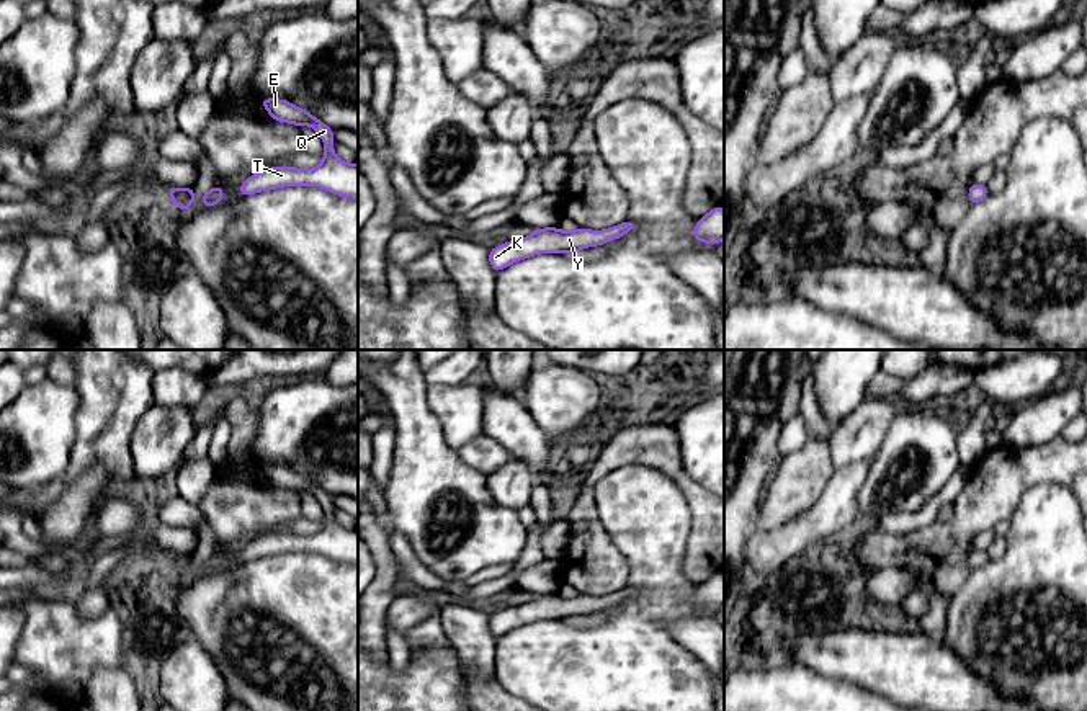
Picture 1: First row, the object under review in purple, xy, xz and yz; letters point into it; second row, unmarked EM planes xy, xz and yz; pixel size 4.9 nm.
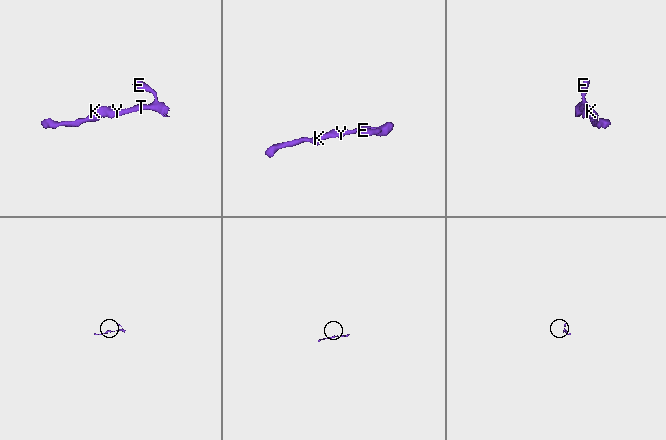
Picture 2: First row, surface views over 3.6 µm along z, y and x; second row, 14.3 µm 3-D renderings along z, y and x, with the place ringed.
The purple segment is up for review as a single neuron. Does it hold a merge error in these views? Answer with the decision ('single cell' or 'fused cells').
single cell

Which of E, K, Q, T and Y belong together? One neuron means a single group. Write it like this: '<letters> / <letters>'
E K Q T Y

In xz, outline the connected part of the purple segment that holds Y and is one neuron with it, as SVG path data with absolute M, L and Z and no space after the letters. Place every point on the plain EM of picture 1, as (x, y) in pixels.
M624 587L605 597L590 597L577 593L570 598L557 593L535 595L530 603L520 606L508 606L489 616L489 629L495 639L502 637L512 629L539 619L579 619L582 615L605 611L624 600L634 597L637 592L633 587Z

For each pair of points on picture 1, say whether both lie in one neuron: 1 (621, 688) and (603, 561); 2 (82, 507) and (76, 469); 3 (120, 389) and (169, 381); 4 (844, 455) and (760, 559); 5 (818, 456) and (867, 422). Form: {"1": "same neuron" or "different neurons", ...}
{"1": "different neurons", "2": "different neurons", "3": "different neurons", "4": "different neurons", "5": "different neurons"}

